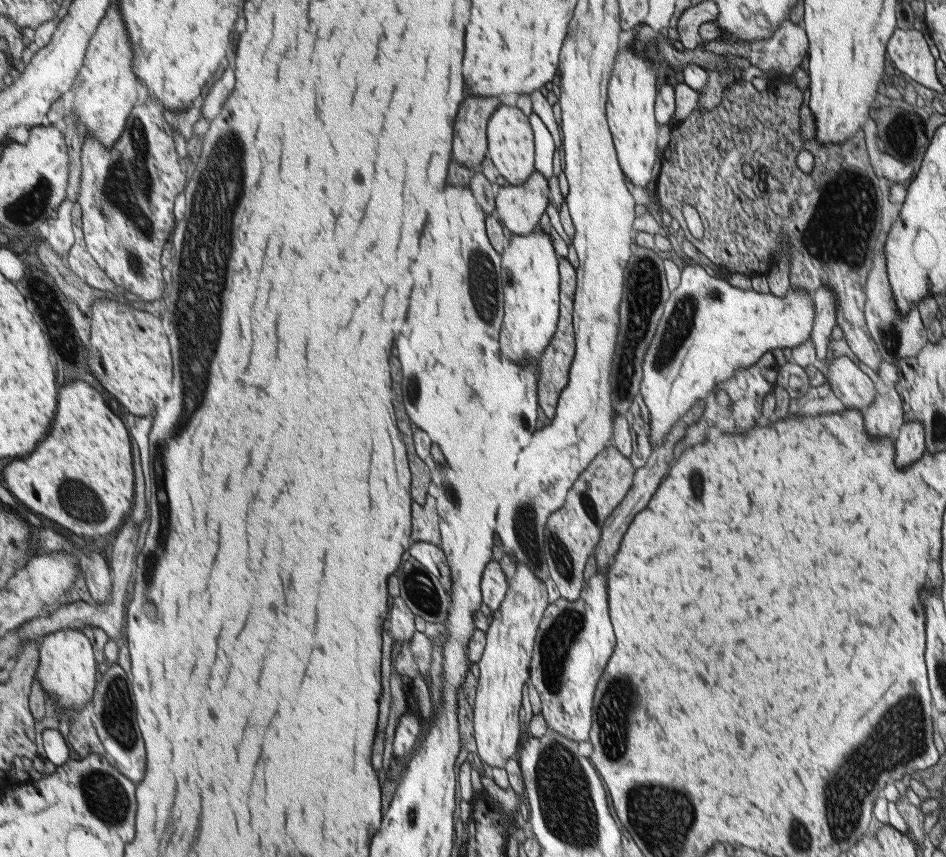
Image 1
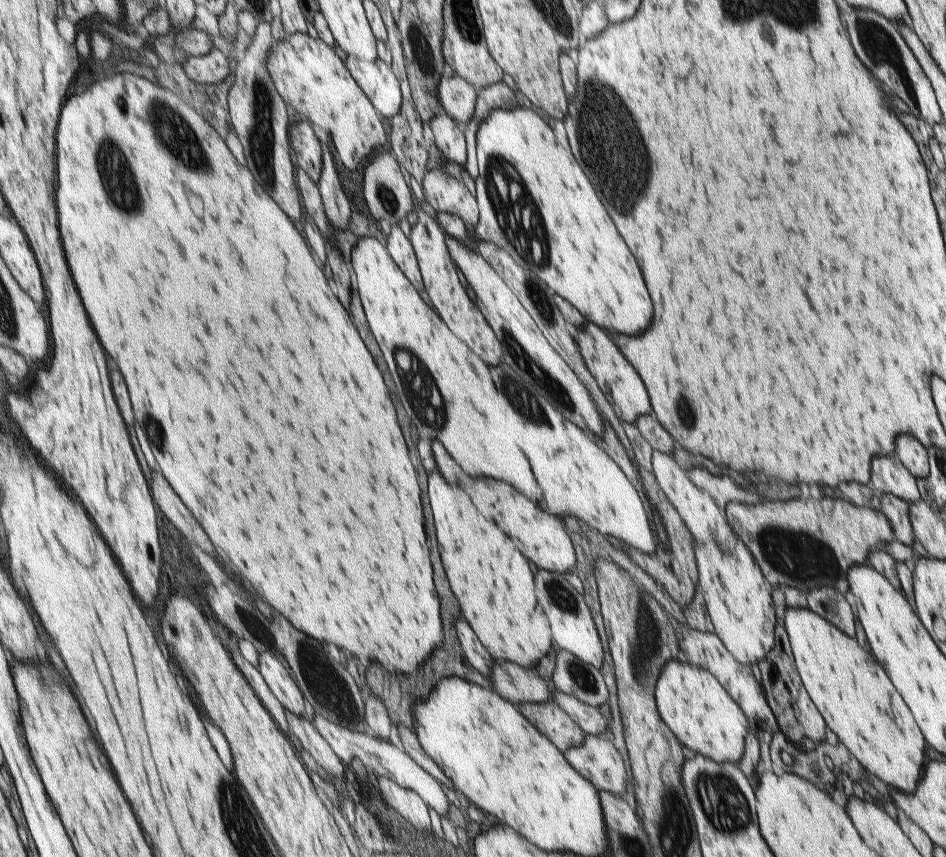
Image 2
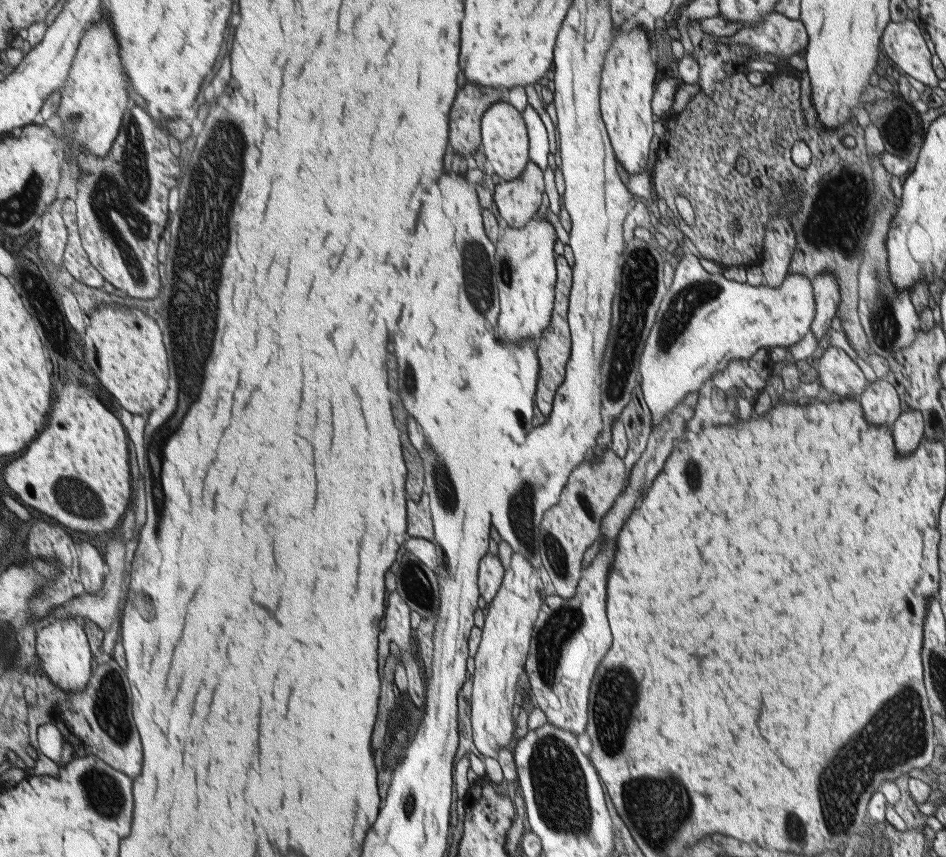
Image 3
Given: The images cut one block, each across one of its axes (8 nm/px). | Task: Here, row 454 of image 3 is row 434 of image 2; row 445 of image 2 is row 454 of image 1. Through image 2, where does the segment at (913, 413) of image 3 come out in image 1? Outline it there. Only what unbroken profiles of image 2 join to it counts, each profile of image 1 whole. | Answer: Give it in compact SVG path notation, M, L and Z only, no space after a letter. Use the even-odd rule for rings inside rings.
M905 420L894 441L894 464L896 467L912 465L926 451L925 429L922 422L918 420L906 422Z

